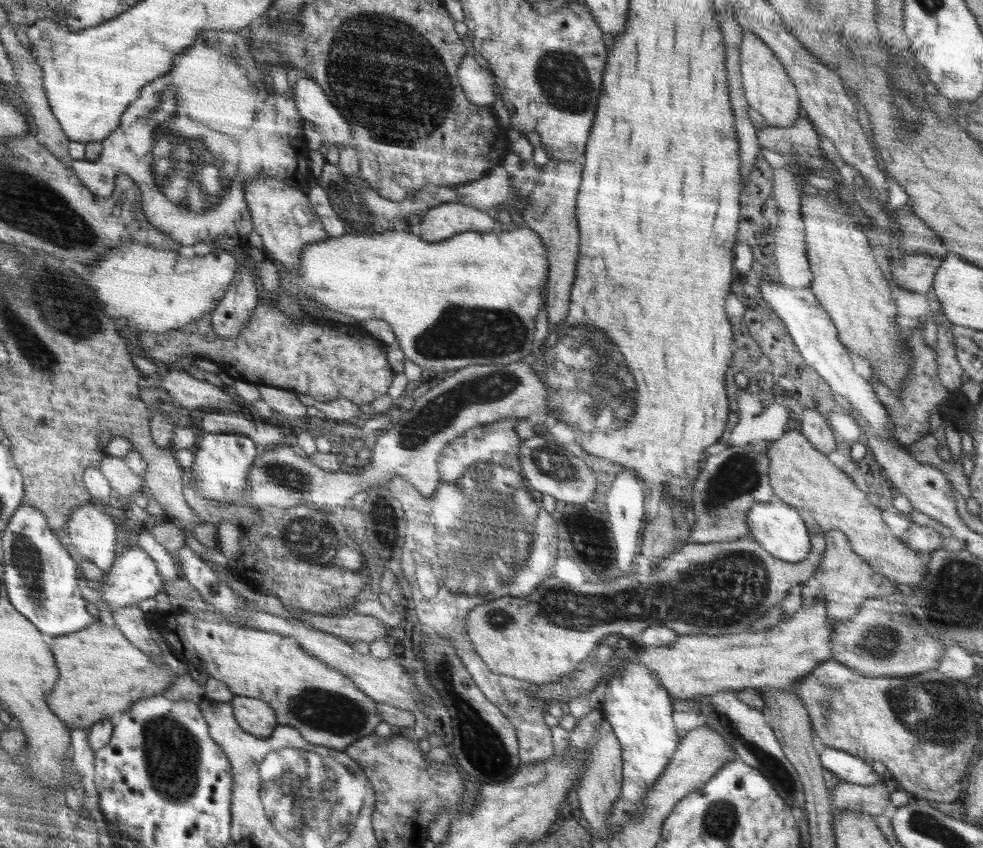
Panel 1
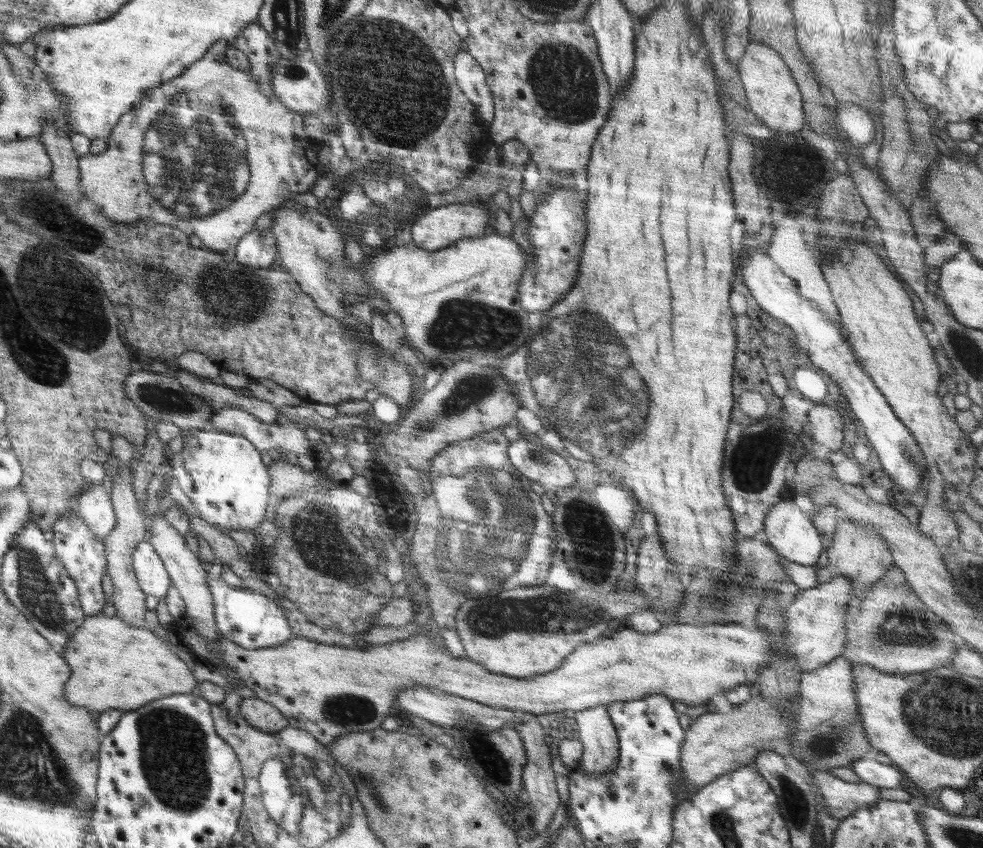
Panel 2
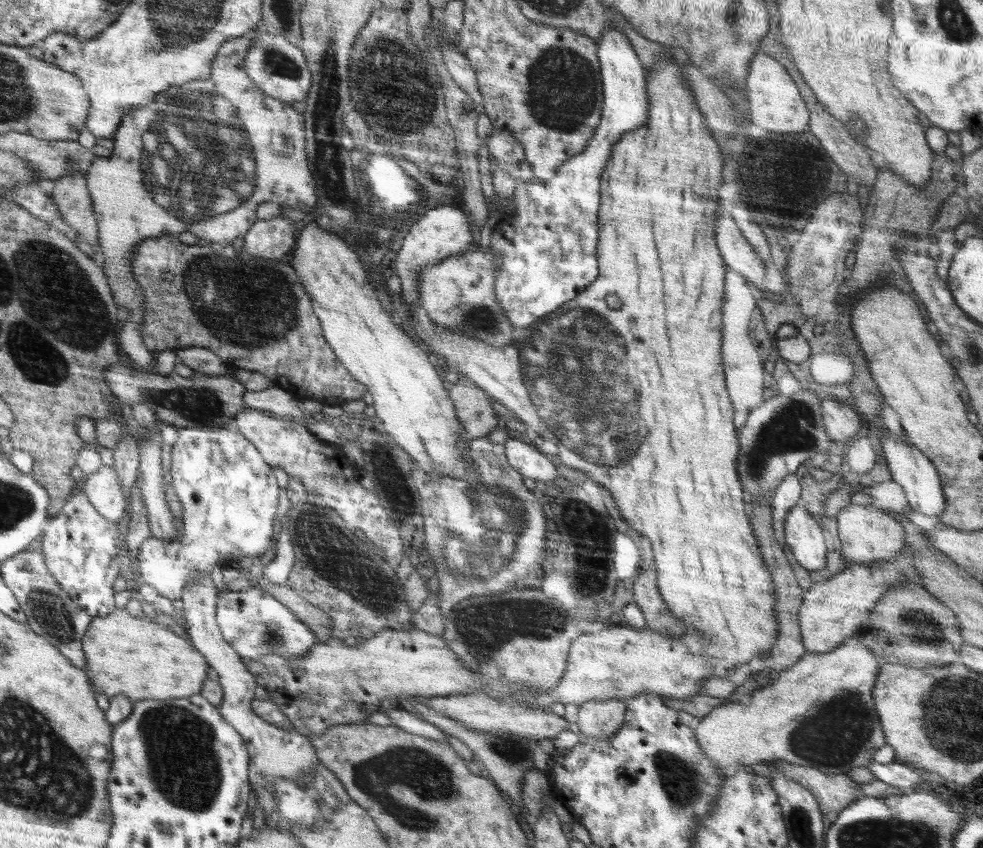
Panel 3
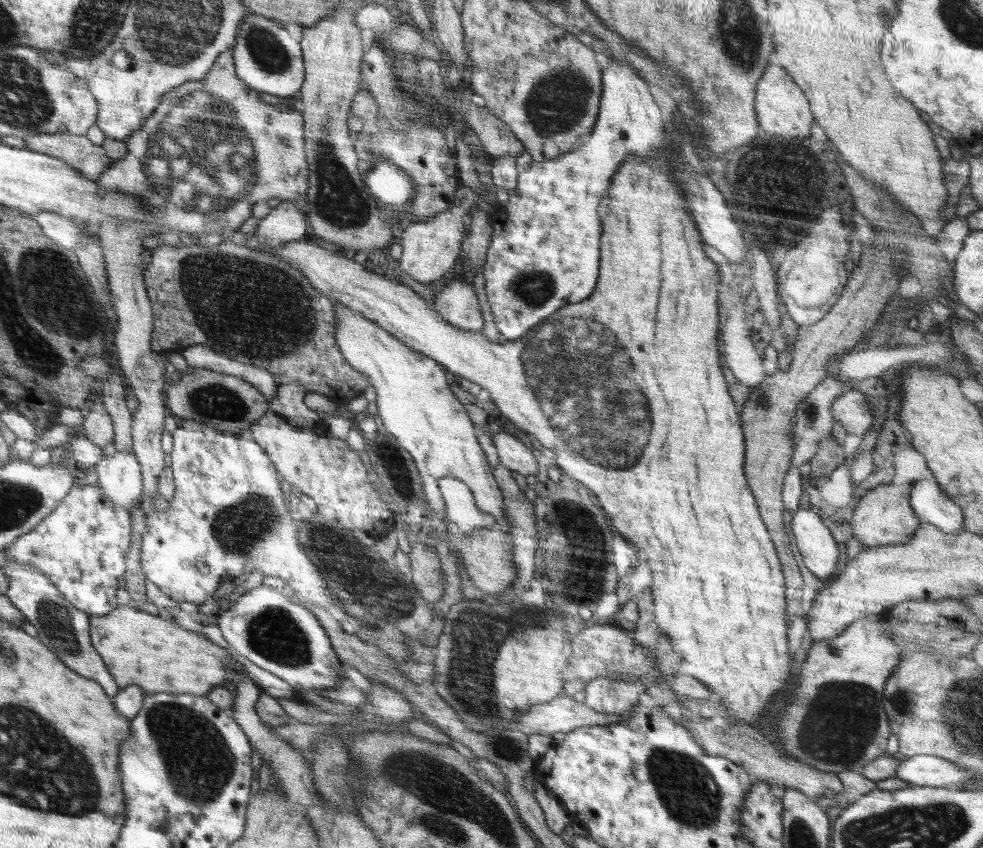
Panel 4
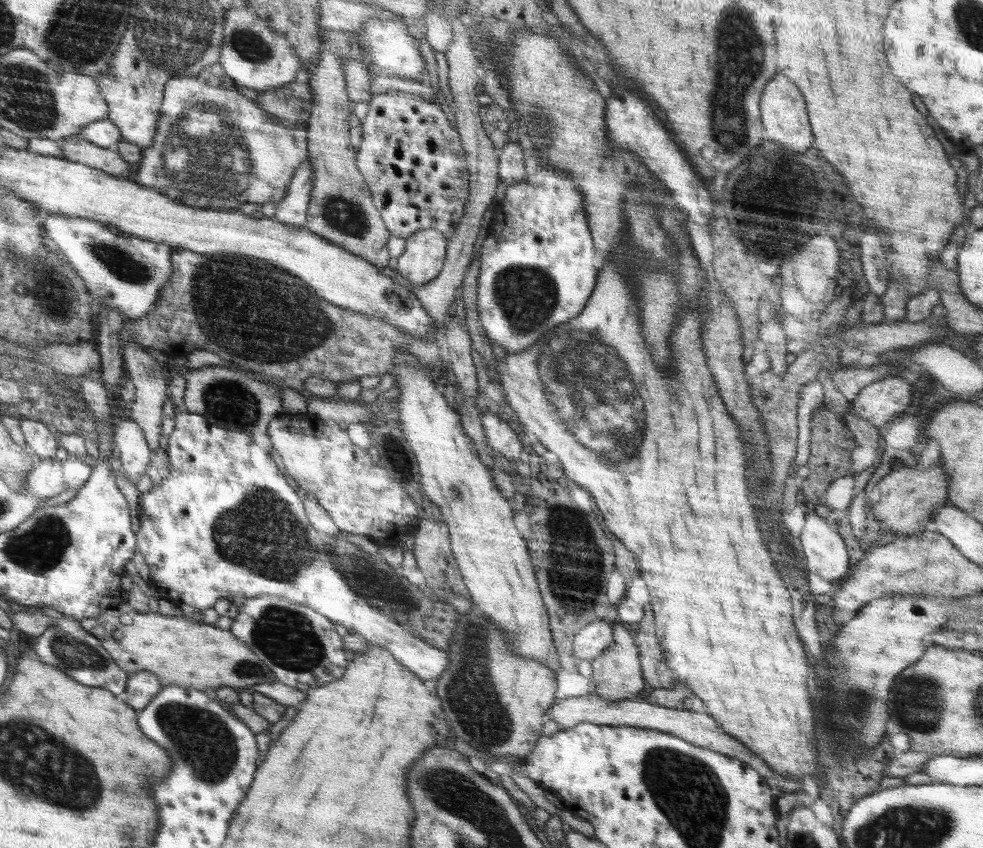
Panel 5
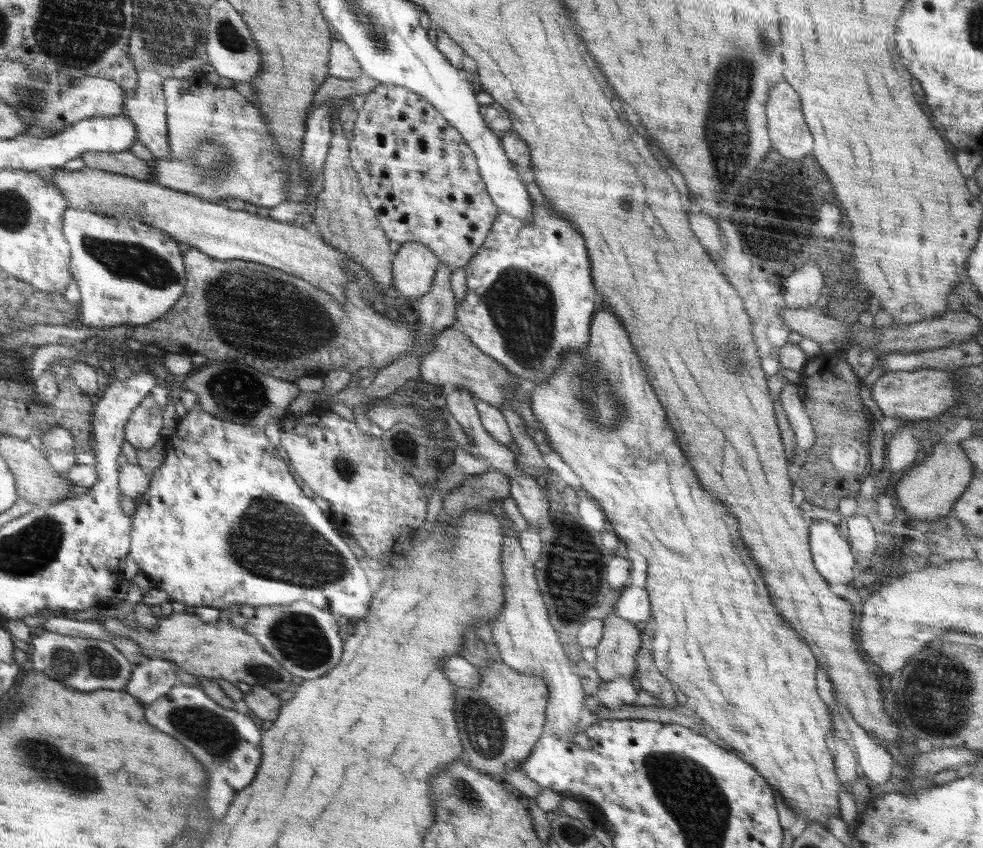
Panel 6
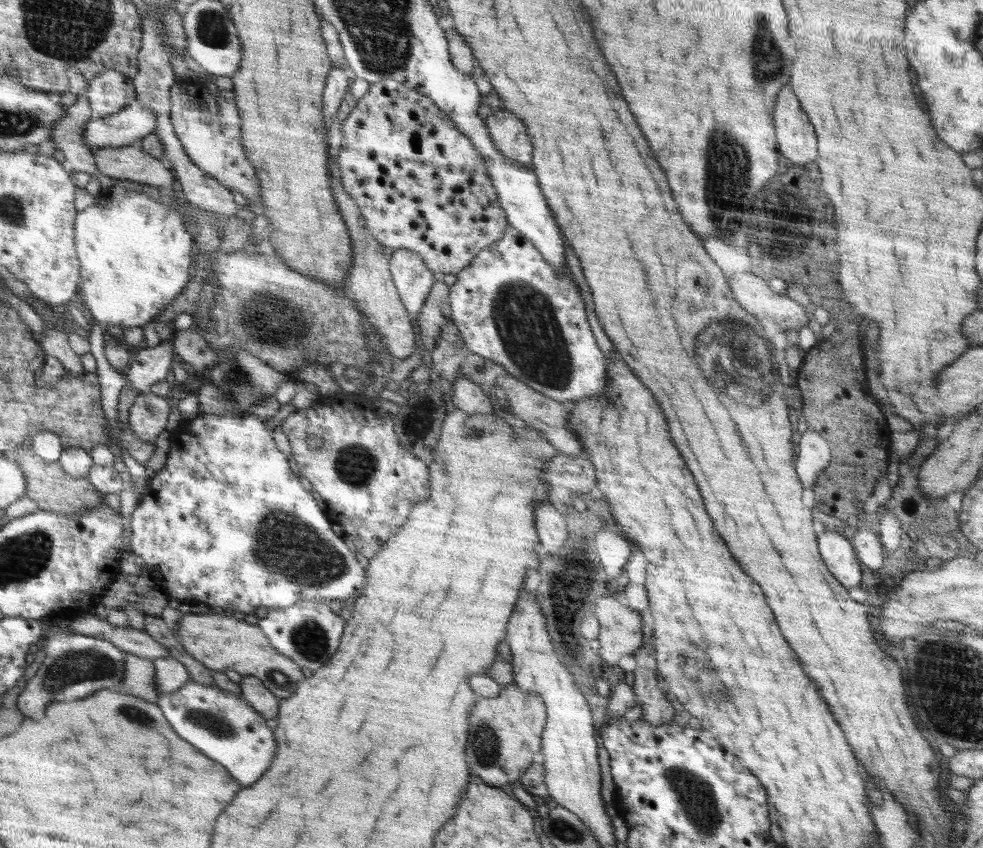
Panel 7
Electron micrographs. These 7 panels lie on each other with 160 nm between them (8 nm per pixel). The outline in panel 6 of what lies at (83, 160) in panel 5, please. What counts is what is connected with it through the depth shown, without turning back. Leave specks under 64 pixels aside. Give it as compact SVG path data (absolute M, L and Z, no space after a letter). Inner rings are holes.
M129 150L121 153L90 151L82 153L81 157L86 167L92 170L102 170L142 181L150 180L152 174L152 168L146 164L146 160L138 158Z

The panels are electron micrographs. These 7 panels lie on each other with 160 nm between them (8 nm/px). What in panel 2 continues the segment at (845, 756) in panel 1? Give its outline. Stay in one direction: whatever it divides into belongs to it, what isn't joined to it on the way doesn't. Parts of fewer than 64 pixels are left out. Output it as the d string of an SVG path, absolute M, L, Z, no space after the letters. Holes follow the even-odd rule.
M866 756L849 764L862 783L878 788L901 787L902 771L894 764L882 764L873 756Z

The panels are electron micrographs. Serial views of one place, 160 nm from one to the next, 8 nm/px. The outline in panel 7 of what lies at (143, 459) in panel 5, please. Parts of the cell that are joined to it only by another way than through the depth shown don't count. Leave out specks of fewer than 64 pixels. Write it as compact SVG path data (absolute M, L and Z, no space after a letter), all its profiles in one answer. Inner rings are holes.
M140 392L129 410L129 426L138 438L148 442L155 441L166 428L168 414L168 397Z

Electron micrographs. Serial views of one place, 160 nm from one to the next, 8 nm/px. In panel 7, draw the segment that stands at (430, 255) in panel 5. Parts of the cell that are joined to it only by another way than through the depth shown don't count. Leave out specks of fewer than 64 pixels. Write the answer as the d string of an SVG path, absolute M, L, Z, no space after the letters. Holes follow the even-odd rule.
M406 249L392 250L390 270L405 310L410 318L417 321L438 281L438 275L426 266L417 252Z

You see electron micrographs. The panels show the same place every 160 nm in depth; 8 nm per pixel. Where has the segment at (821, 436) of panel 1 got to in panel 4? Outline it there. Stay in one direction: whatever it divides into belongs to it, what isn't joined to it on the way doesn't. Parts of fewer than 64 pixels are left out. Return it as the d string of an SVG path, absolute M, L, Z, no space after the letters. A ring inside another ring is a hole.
M855 389L834 399L829 411L847 433L862 437L872 426L873 412L869 402L861 391Z

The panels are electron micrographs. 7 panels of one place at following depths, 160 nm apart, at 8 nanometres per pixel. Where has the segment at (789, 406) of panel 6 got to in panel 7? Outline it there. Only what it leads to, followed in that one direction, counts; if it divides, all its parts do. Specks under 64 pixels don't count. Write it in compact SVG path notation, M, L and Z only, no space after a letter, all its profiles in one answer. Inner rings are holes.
M810 426L801 434L795 471L806 488L812 488L817 476L825 472L830 462L830 444Z

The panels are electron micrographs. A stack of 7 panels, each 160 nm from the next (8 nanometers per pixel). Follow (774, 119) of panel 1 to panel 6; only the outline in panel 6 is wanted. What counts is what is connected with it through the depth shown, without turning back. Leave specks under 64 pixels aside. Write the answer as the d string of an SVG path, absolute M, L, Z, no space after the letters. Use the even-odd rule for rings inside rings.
M780 82L770 90L766 104L772 148L786 158L804 158L812 152L812 136L802 116L798 94Z

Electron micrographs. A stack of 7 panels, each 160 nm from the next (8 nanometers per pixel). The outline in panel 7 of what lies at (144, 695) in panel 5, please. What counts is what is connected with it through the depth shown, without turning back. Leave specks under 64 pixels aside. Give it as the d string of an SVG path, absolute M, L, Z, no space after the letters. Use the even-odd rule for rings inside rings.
M172 657L154 660L154 681L162 693L173 693L192 681L185 666Z

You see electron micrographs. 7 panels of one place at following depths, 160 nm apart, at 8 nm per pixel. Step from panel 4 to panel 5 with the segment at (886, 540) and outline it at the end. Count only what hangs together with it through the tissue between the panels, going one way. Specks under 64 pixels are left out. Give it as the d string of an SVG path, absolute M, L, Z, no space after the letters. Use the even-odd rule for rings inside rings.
M941 460L930 468L900 467L883 476L876 487L880 490L880 500L872 505L870 518L878 520L882 528L888 528L900 537L923 532L926 523L949 500L947 474L943 471Z

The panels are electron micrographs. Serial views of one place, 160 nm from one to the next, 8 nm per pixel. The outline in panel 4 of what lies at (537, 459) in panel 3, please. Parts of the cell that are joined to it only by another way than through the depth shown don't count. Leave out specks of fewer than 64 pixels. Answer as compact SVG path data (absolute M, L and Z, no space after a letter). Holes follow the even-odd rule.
M489 427L485 431L487 430L494 441L494 448L499 456L500 464L508 467L511 471L523 474L525 477L536 474L537 460L533 452L526 448L518 437L500 430L491 434Z

